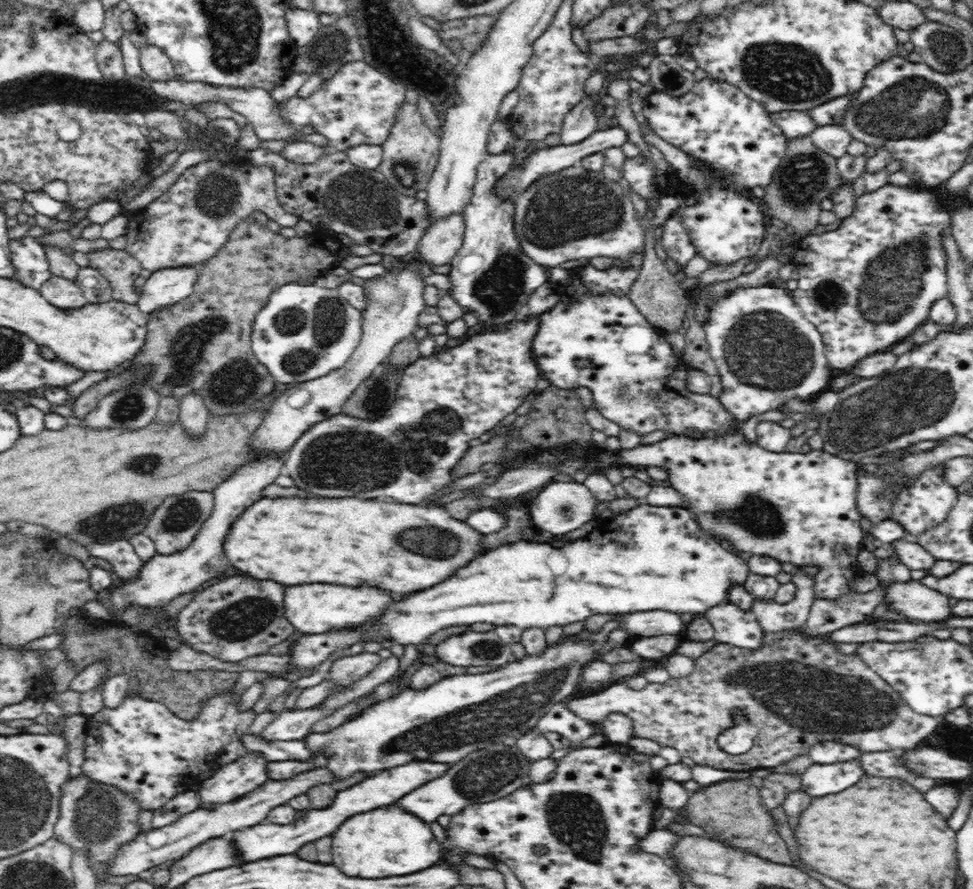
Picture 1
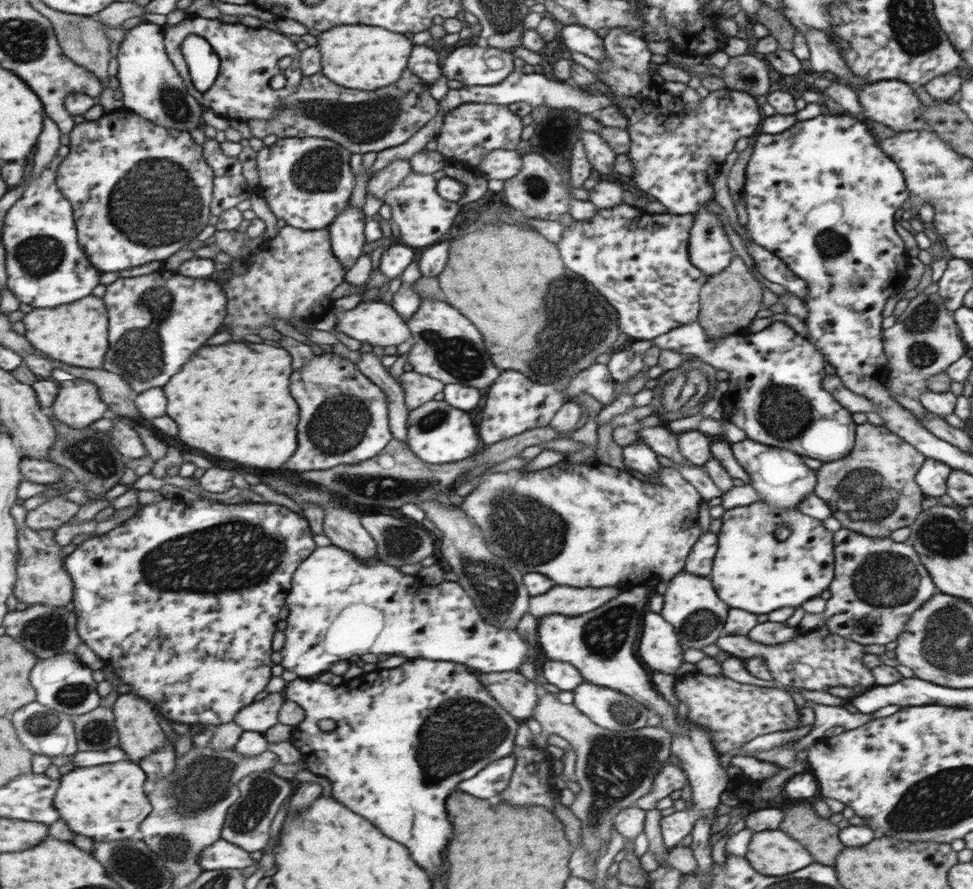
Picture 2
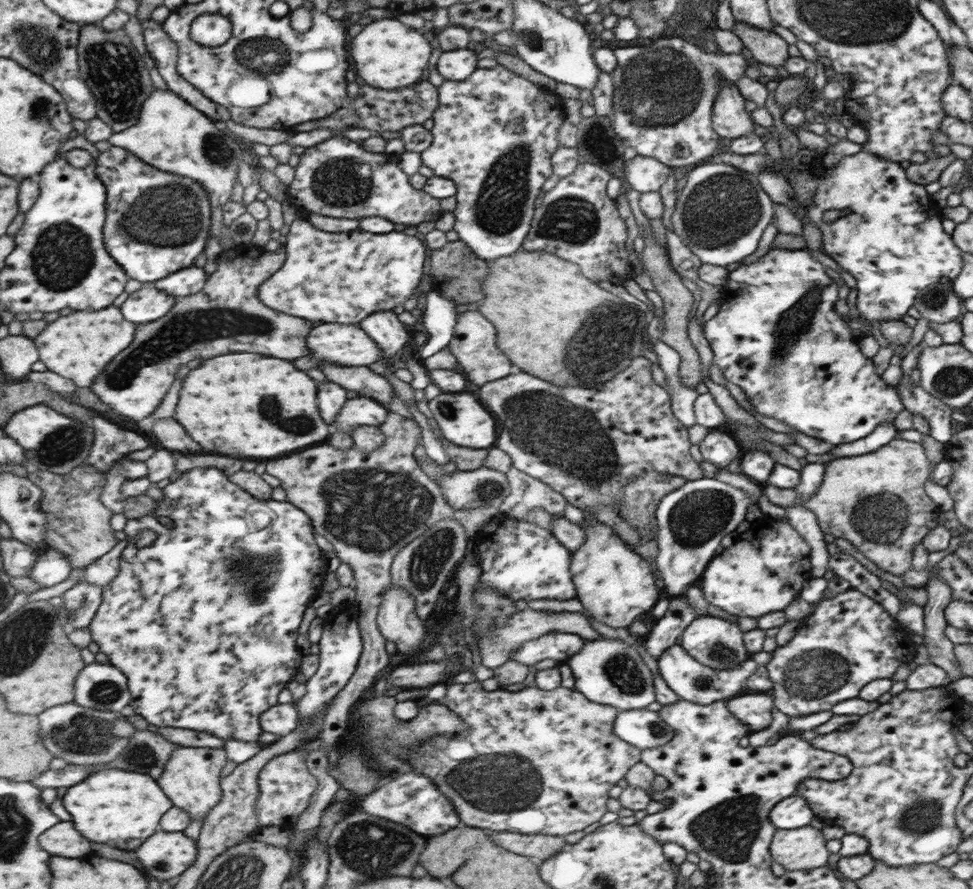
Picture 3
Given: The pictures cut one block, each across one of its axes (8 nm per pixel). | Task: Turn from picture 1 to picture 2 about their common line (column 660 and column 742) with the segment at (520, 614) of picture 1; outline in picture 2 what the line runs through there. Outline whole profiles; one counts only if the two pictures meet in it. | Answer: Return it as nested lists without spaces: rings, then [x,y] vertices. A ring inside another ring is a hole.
[[[756,501],[747,506],[739,506],[726,510],[723,515],[722,528],[718,534],[719,549],[715,555],[709,579],[716,582],[716,590],[720,590],[720,598],[728,602],[732,608],[740,608],[752,614],[768,614],[786,606],[800,606],[807,600],[821,597],[829,589],[834,580],[835,556],[832,552],[832,532],[828,532],[822,521],[811,515],[804,515],[798,510],[776,509],[775,506]],[[779,526],[790,528],[791,537],[777,540],[775,531]]]

